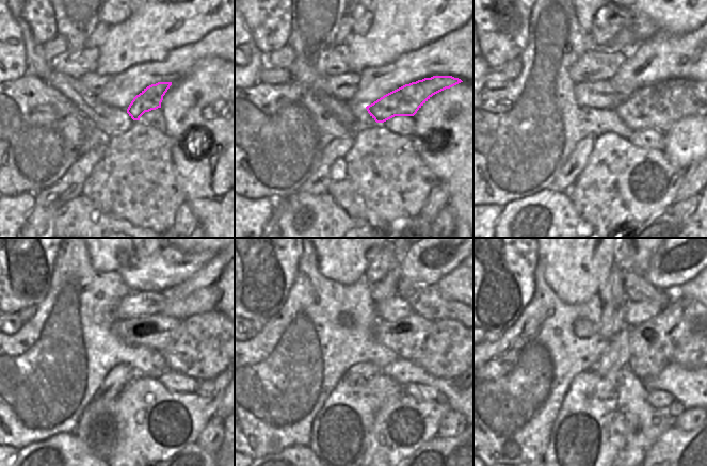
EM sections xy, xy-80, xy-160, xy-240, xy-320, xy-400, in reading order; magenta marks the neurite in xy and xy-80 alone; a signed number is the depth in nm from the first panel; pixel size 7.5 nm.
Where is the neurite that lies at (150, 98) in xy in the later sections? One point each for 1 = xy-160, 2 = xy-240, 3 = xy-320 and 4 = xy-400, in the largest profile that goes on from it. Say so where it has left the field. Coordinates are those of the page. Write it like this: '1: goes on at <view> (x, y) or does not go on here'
1: goes on at xy-160 (659, 106)
2: goes on at xy-240 (206, 344)
3: goes on at xy-320 (451, 348)
4: goes on at xy-400 (689, 354)

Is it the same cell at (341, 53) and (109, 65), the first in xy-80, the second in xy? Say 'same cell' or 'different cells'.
different cells

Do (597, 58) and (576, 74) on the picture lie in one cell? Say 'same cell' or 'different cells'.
same cell

